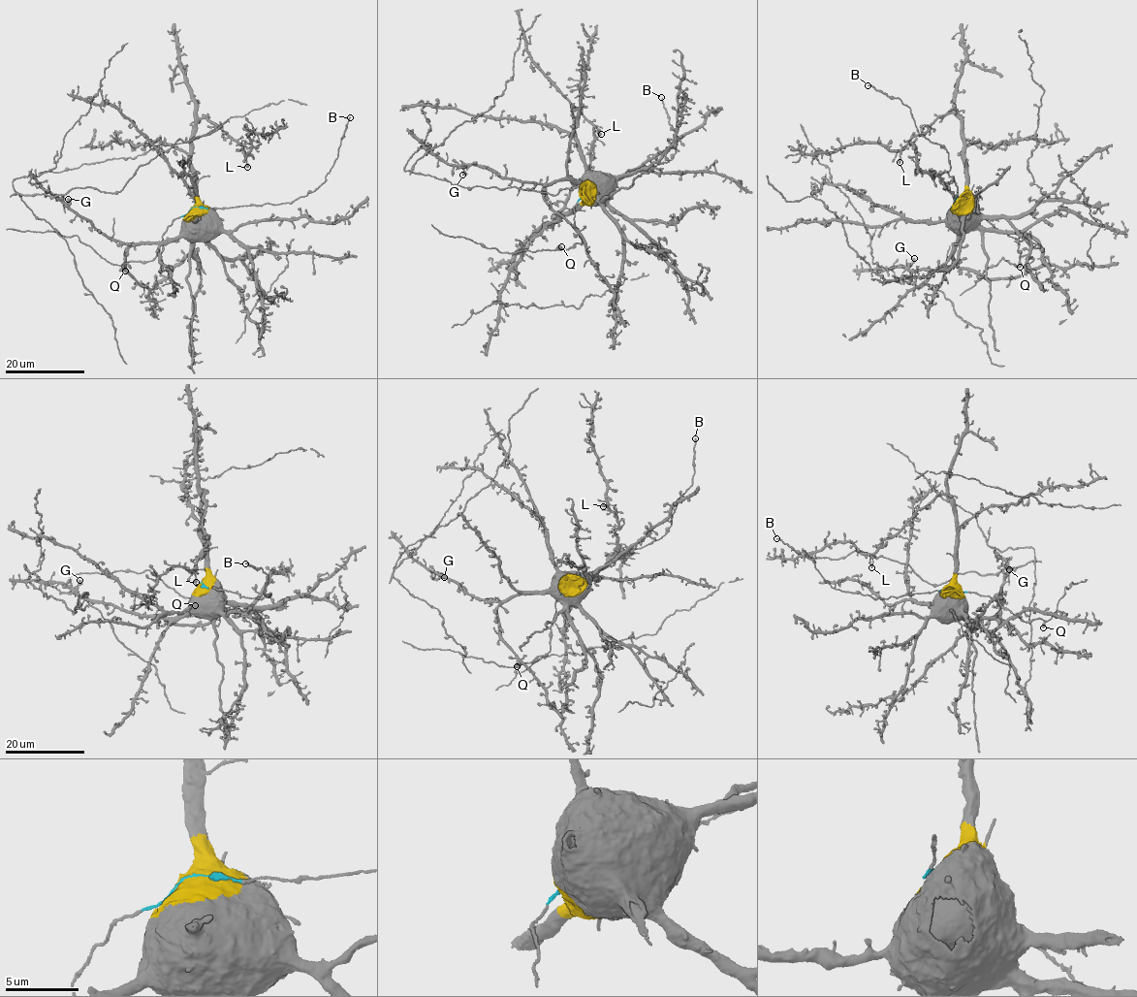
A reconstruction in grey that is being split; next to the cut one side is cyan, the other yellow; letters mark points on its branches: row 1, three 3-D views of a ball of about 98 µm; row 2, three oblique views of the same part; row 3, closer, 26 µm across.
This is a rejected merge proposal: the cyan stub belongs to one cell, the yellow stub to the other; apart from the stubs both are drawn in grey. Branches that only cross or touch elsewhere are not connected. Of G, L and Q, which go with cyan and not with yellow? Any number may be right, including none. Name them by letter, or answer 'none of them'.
Q

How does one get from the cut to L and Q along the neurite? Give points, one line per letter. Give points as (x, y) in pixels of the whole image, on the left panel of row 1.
L: (193, 208), (196, 202), (191, 162), (192, 129), (202, 118), (214, 122), (224, 133), (241, 144), (247, 167)
Q: (193, 208), (173, 221), (165, 231), (158, 255), (147, 262), (124, 263), (125, 271)

